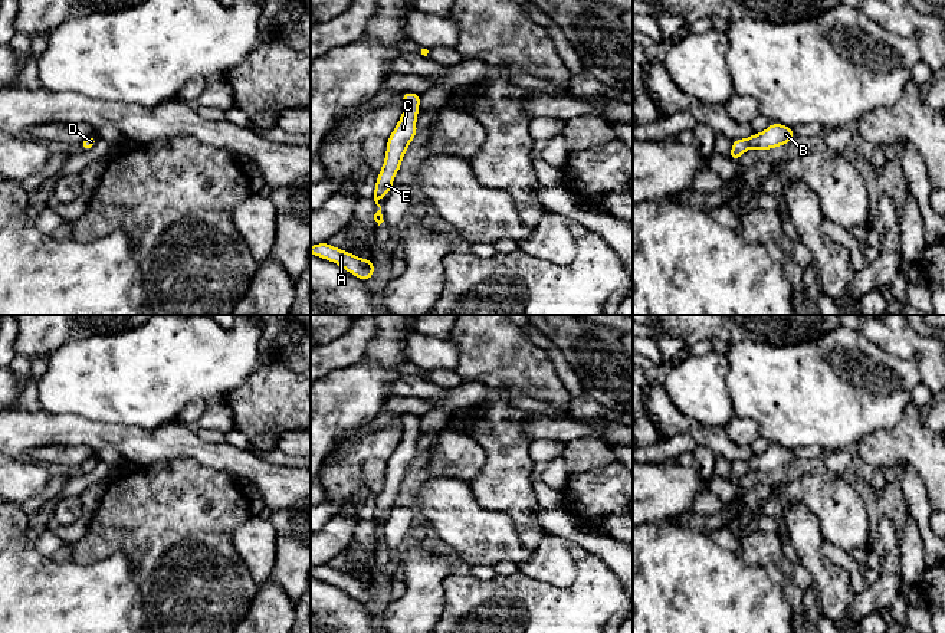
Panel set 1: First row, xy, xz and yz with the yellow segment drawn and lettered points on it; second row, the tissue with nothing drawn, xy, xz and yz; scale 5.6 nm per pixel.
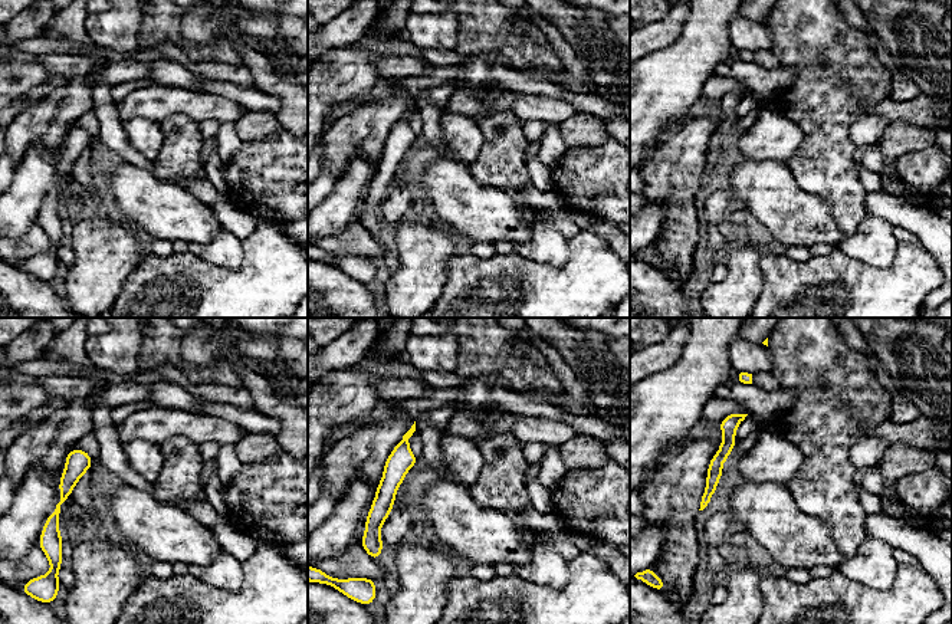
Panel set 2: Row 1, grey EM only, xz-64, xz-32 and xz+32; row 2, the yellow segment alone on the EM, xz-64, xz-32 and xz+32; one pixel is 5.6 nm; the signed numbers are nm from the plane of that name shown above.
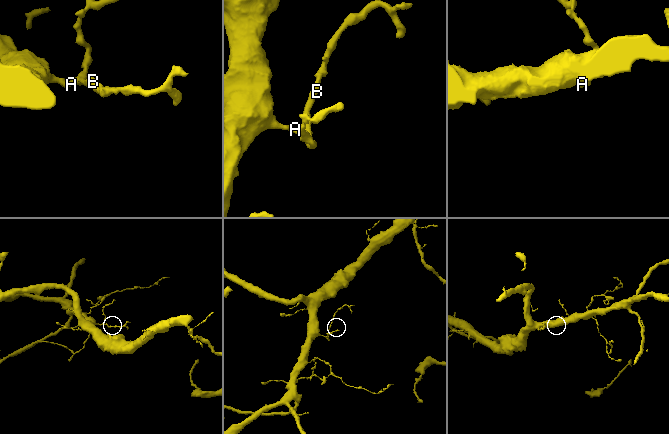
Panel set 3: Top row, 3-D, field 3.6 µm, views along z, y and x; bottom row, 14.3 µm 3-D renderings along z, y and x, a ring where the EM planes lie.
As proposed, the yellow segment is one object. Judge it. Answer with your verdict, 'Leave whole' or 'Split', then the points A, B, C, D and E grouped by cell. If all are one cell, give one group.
Leave whole. Groups: A B C D E

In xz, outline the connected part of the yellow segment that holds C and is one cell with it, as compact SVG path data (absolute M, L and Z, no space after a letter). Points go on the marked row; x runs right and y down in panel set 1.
M404 92L401 95L401 101L404 104L403 115L401 115L400 121L397 122L394 131L388 137L384 164L383 164L381 171L378 173L375 190L374 190L374 201L380 207L380 210L374 214L374 220L378 223L378 226L384 222L383 214L381 214L381 206L378 204L378 200L384 199L390 193L390 190L393 187L393 180L394 180L397 171L401 168L401 160L406 154L406 150L419 131L416 128L416 119L417 119L417 114L419 114L420 99L421 99L421 95L414 94L414 92Z

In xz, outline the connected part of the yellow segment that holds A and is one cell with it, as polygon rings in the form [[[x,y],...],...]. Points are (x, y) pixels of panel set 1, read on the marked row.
[[[327,242],[311,246],[311,253],[337,263],[342,269],[348,270],[351,275],[365,282],[373,278],[375,270],[373,259],[364,260],[360,256],[334,247]]]

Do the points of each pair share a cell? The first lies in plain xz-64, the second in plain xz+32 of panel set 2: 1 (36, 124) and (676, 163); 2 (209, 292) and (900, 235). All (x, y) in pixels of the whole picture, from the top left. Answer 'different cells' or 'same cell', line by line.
1: same cell
2: different cells

